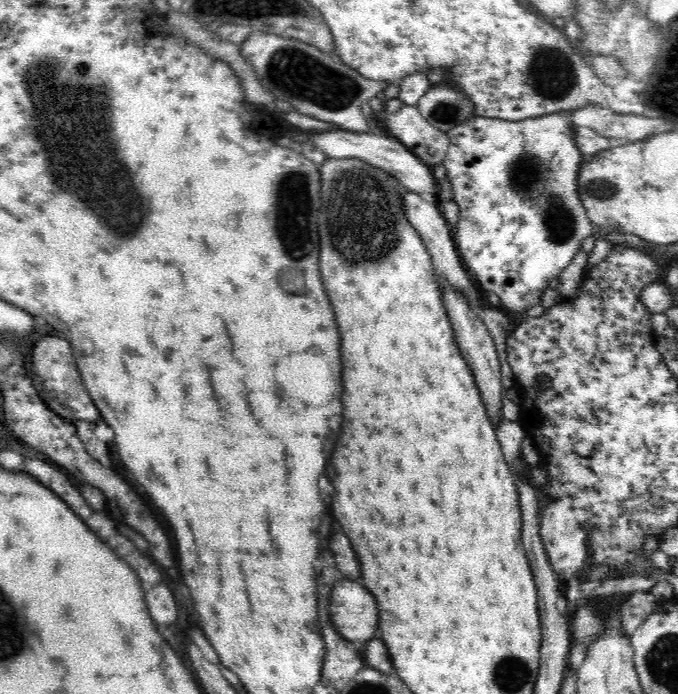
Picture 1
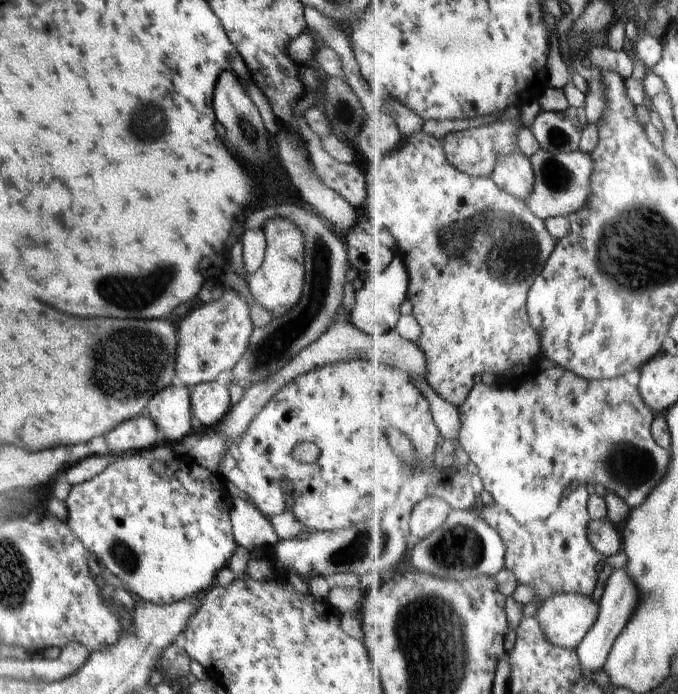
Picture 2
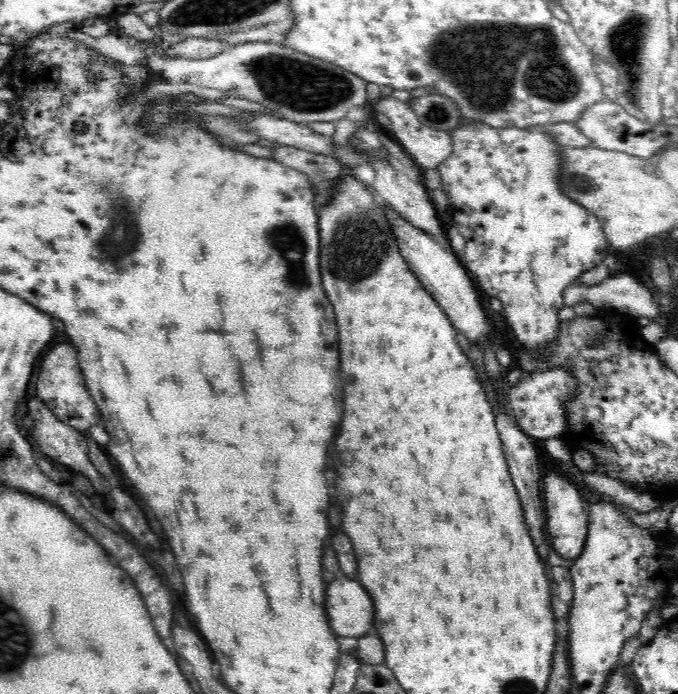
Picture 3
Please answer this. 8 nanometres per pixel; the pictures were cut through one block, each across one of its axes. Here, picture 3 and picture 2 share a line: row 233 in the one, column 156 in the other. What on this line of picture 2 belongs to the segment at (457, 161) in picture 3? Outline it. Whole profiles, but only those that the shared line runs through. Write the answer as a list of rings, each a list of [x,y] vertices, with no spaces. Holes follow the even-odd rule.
[[[138,453],[121,454],[116,462],[112,462],[108,468],[104,468],[98,476],[82,484],[72,485],[68,497],[65,499],[66,508],[68,508],[68,528],[72,534],[82,542],[82,546],[96,556],[96,560],[104,566],[107,572],[112,572],[116,578],[122,580],[122,584],[128,588],[128,591],[135,597],[151,602],[157,605],[174,604],[181,600],[186,600],[190,596],[201,596],[211,586],[216,584],[216,577],[219,570],[228,565],[230,556],[236,552],[238,543],[234,540],[232,525],[229,518],[230,494],[224,484],[225,473],[214,474],[202,466],[198,466],[194,460],[188,457],[180,457],[174,462],[158,462],[158,460],[146,460]]]

